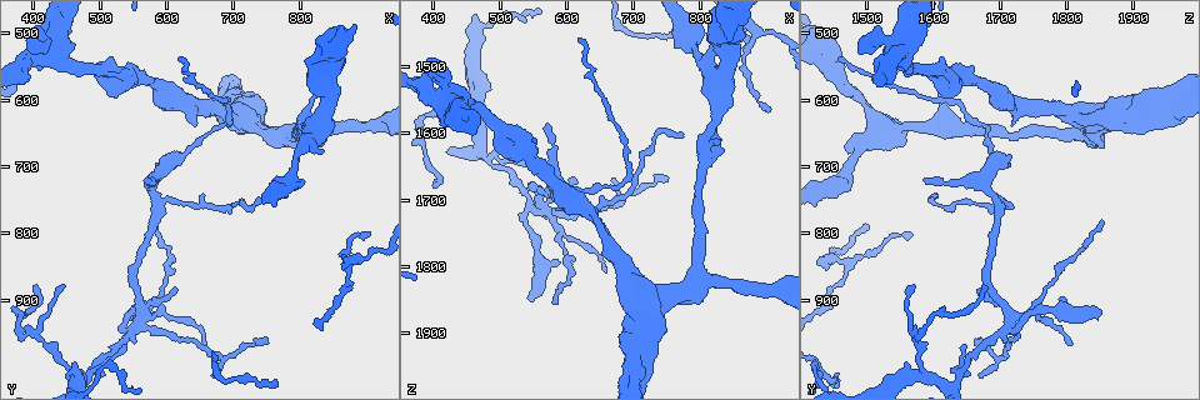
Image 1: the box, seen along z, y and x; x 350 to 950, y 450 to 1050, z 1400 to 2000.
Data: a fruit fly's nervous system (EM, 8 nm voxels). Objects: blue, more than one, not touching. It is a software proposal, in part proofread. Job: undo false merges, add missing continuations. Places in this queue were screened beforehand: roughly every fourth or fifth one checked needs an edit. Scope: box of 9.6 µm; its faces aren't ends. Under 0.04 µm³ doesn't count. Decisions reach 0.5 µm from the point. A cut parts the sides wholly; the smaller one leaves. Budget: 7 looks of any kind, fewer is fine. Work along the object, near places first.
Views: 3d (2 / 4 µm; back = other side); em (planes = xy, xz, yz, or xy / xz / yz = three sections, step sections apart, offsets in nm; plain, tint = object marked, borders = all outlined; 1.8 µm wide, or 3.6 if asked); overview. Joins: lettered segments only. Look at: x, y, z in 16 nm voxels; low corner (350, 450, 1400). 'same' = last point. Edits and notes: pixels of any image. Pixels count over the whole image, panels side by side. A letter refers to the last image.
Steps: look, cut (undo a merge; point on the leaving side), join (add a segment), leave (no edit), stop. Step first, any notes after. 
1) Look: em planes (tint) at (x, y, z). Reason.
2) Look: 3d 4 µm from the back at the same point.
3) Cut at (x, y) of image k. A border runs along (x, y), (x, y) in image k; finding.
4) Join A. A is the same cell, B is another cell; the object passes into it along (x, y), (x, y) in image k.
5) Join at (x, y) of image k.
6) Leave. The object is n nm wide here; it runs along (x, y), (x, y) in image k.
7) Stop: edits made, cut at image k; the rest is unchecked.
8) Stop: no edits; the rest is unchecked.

Look: em planes (borders) at (560, 930, 1715). Four or more arms meet.

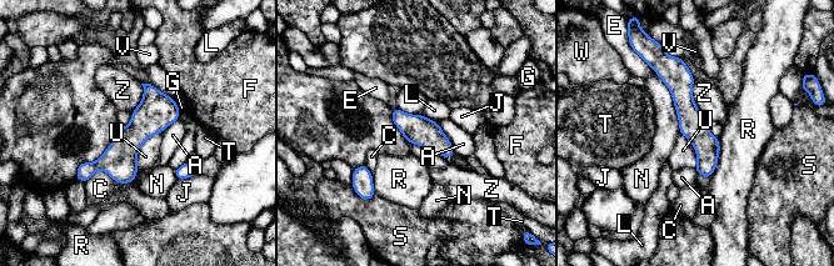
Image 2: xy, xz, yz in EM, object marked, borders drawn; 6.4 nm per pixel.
Leave. The longest contact is with N, 480 nm; A, C, E, F, G, J, L, N, R, S, T, U, V, W and Z are other cells; continuous, no second neuron.

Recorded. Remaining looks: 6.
Look: em planes (borders) at (750, 965, 1665). Branch stops here.

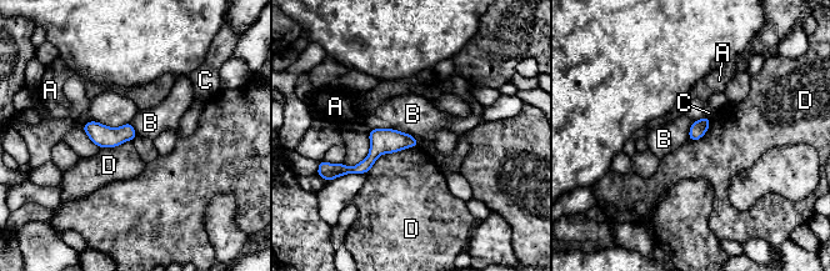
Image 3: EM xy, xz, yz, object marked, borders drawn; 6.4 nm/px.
Leave. A, B, C and D are other cells; it runs along (413, 142), (386, 142), (361, 167), (344, 169) in image 3; none of them fits.

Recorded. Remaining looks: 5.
Look: 3d 4 µm at (680, 615, 1840). An open end.

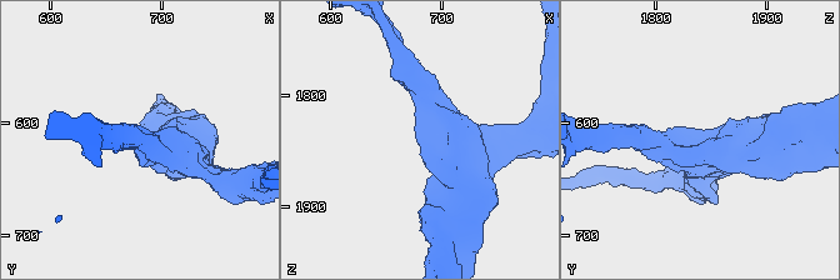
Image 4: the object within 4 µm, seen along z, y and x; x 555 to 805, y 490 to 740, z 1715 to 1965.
Look: em xz step 16 (borders) at (680, 620, 1838). Need the tissue.

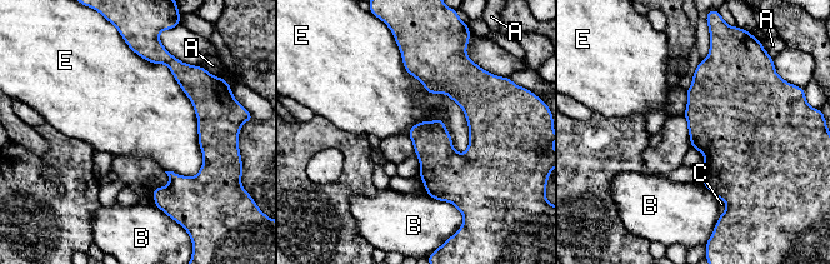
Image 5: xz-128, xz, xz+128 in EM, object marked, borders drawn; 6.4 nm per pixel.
Leave. A, B, C and E are other cells; it runs along (410, 56), (478, 110), (450, 198) in image 5; no lettered segment goes on from it.

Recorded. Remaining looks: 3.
Stop: no edits; the rest is unchecked.

